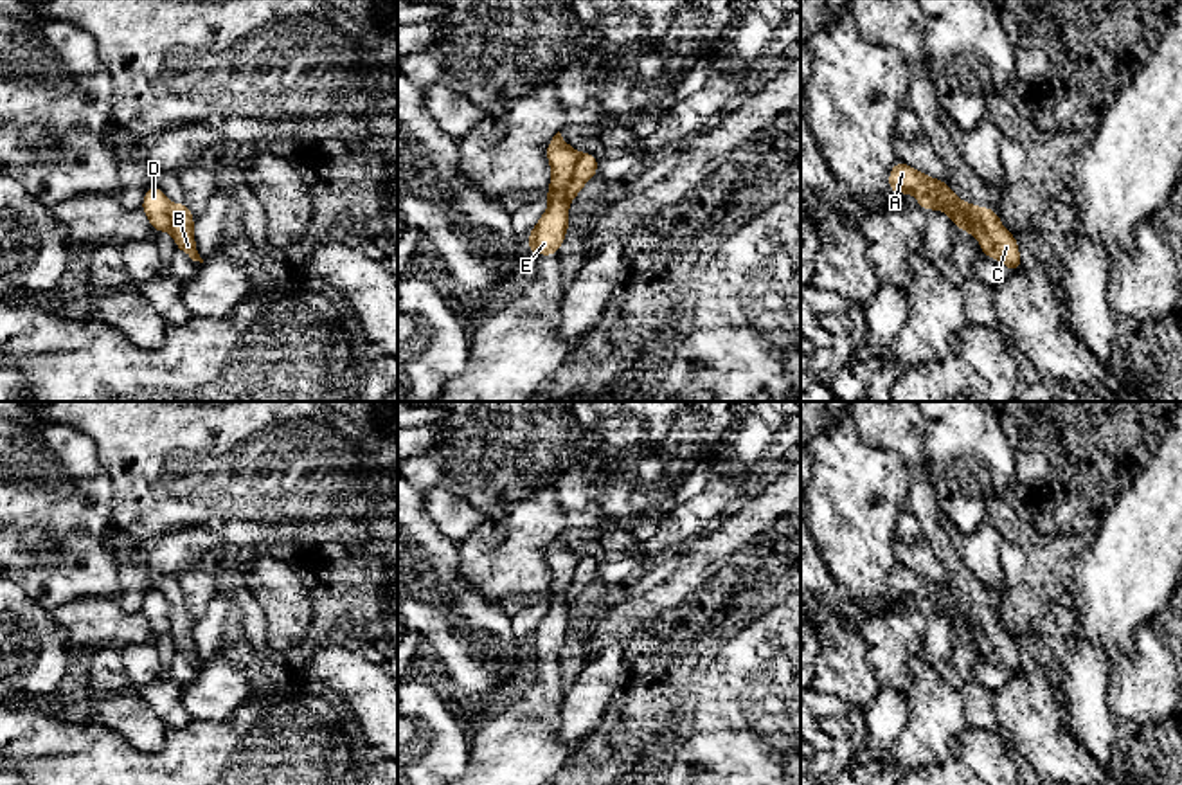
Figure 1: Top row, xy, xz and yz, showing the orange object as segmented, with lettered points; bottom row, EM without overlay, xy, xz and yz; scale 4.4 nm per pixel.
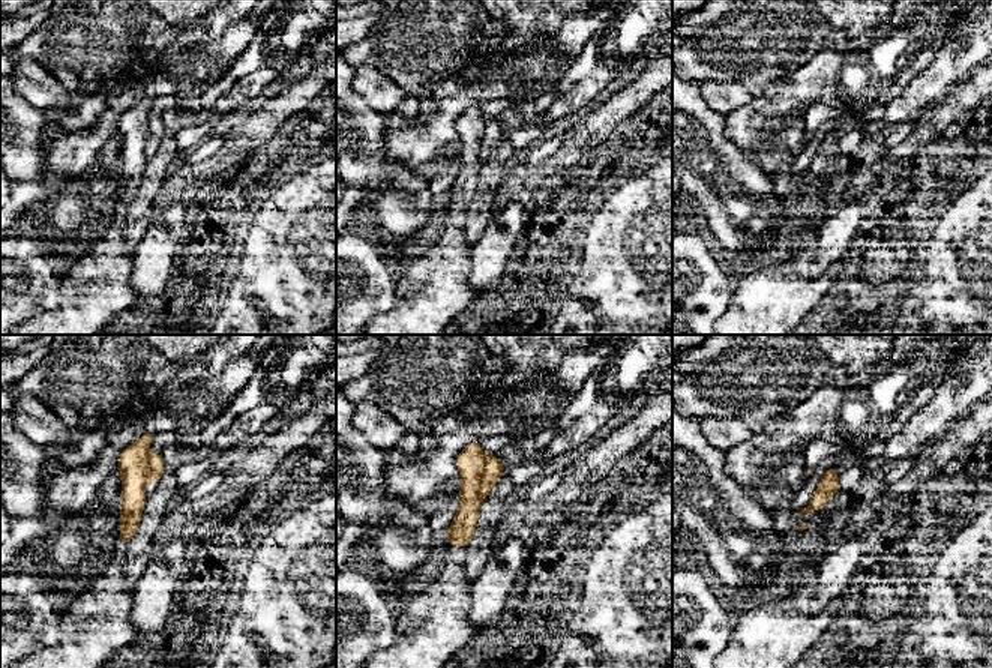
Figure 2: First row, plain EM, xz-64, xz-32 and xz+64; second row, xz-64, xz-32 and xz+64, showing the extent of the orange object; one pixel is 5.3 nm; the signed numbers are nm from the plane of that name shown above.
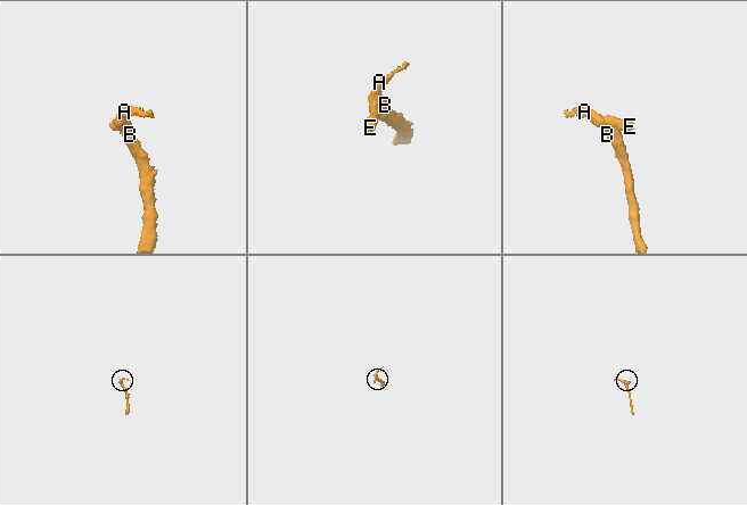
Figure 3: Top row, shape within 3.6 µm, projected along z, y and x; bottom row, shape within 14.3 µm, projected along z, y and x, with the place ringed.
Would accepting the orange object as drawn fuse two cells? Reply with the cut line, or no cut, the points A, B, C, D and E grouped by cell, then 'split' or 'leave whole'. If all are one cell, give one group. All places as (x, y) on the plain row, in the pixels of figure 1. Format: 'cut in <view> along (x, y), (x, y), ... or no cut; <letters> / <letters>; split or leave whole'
cut in xz along (578, 559), (567, 591), (569, 605); A D E / B C; split

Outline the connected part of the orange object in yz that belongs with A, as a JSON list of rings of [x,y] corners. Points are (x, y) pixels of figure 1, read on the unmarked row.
[[[898,564],[889,576],[889,592],[892,598],[912,596],[923,616],[943,612],[961,636],[970,634],[970,621],[959,609],[961,603],[943,583],[919,576]]]

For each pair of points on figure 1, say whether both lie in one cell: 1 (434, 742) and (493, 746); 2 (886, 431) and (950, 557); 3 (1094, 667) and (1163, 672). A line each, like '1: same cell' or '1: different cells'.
1: different cells
2: same cell
3: different cells

